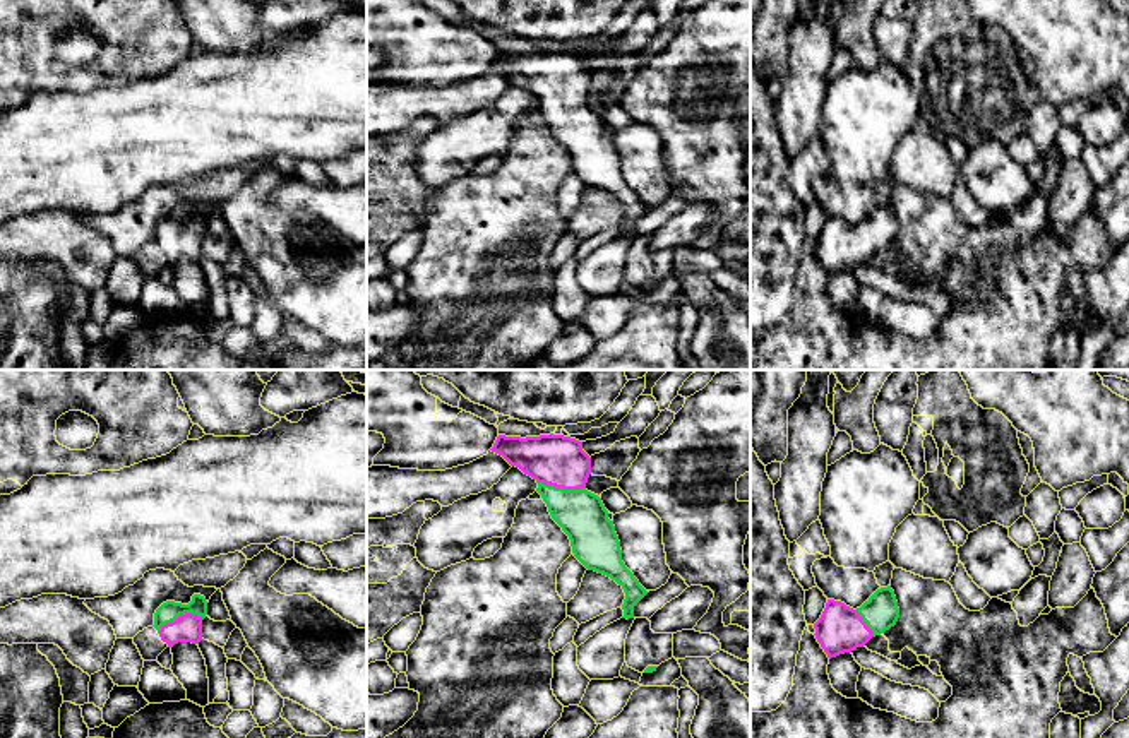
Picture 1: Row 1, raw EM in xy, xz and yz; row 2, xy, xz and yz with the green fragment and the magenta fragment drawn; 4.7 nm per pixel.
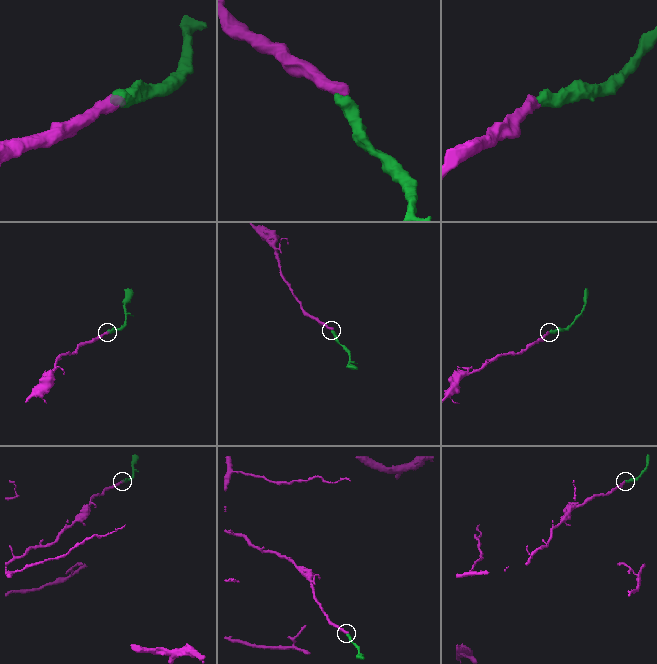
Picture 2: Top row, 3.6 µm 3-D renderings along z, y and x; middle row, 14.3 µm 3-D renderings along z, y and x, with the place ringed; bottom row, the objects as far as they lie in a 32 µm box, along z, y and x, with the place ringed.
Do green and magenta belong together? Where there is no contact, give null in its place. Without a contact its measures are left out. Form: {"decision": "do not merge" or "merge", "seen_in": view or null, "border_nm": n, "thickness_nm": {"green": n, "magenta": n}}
{"decision": "merge", "seen_in": "xy", "border_nm": 220, "thickness_nm": {"green": 100, "magenta": 130}}

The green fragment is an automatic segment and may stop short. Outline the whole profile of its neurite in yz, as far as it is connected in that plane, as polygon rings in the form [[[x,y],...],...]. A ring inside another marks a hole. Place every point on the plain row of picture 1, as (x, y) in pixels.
[[[887,202],[877,205],[857,226],[841,217],[827,216],[821,235],[814,240],[814,252],[831,276],[863,264],[872,253],[894,243],[898,235],[898,217]]]

